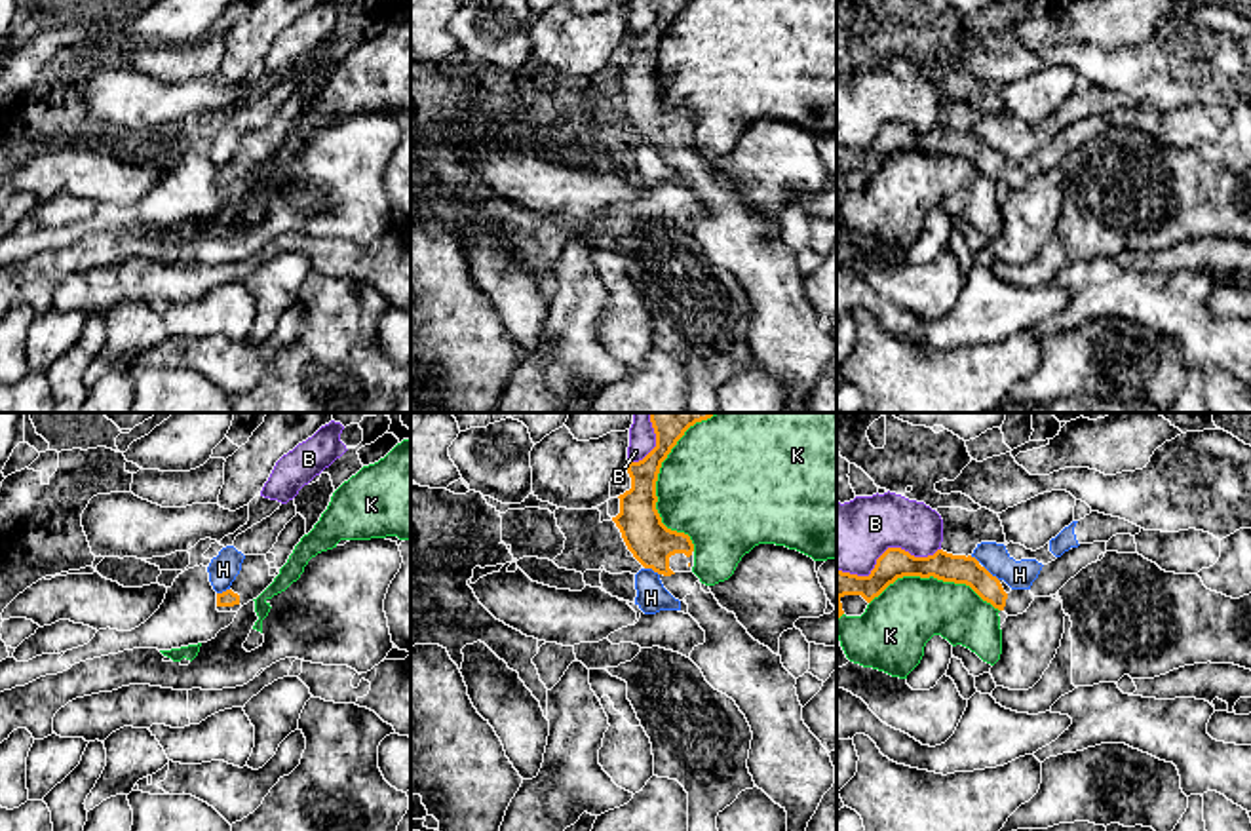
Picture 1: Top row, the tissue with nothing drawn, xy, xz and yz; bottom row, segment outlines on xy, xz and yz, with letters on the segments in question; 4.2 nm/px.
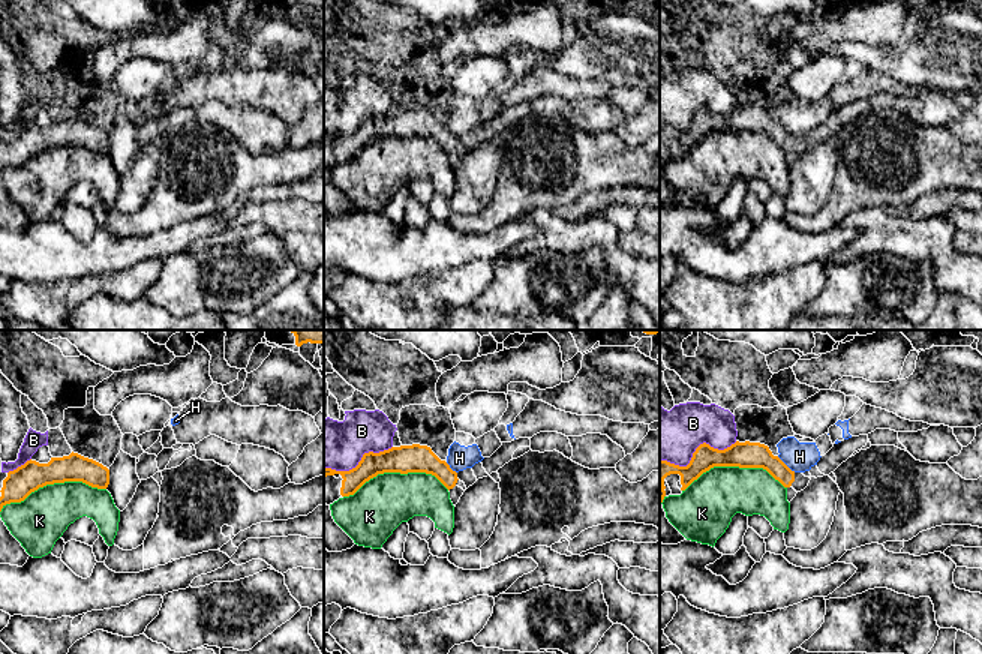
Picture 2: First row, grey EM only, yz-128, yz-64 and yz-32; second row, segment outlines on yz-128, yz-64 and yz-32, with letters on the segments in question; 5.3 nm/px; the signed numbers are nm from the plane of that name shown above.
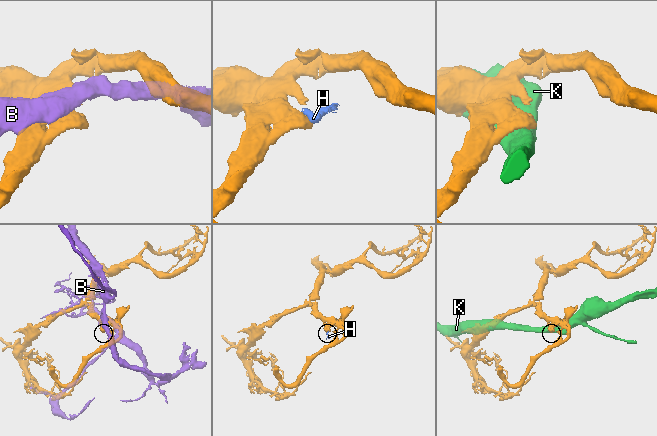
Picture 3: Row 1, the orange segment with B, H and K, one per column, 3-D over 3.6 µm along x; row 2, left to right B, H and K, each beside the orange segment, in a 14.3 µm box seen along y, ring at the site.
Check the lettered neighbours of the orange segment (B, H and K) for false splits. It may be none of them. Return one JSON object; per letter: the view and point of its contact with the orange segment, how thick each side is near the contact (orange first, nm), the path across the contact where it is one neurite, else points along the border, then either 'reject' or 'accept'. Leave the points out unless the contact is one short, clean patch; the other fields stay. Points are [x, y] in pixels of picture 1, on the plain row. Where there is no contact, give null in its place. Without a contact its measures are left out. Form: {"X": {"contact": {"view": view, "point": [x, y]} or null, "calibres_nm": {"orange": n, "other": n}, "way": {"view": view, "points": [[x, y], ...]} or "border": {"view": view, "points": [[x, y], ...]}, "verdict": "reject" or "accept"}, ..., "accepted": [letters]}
{"B": {"contact": {"view": "yz", "point": [885, 126]}, "calibres_nm": {"orange": 130, "other": 300}, "verdict": "reject"}, "H": {"contact": {"view": "yz", "point": [989, 147]}, "calibres_nm": {"orange": 120, "other": 130}, "border": {"view": "yz", "points": [[983, 139], [999, 154]]}, "verdict": "reject"}, "K": {"contact": {"view": "xz", "point": [654, 69]}, "calibres_nm": {"orange": 190, "other": 460}, "verdict": "reject"}, "accepted": []}

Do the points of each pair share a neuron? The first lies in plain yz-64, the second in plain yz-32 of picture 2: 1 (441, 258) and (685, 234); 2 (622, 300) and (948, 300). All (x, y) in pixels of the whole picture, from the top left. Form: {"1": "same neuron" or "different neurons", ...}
{"1": "same neuron", "2": "same neuron"}

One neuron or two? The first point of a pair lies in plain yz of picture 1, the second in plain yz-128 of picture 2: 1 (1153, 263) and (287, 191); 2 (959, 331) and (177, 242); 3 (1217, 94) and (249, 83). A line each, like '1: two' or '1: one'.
1: one
2: one
3: two

